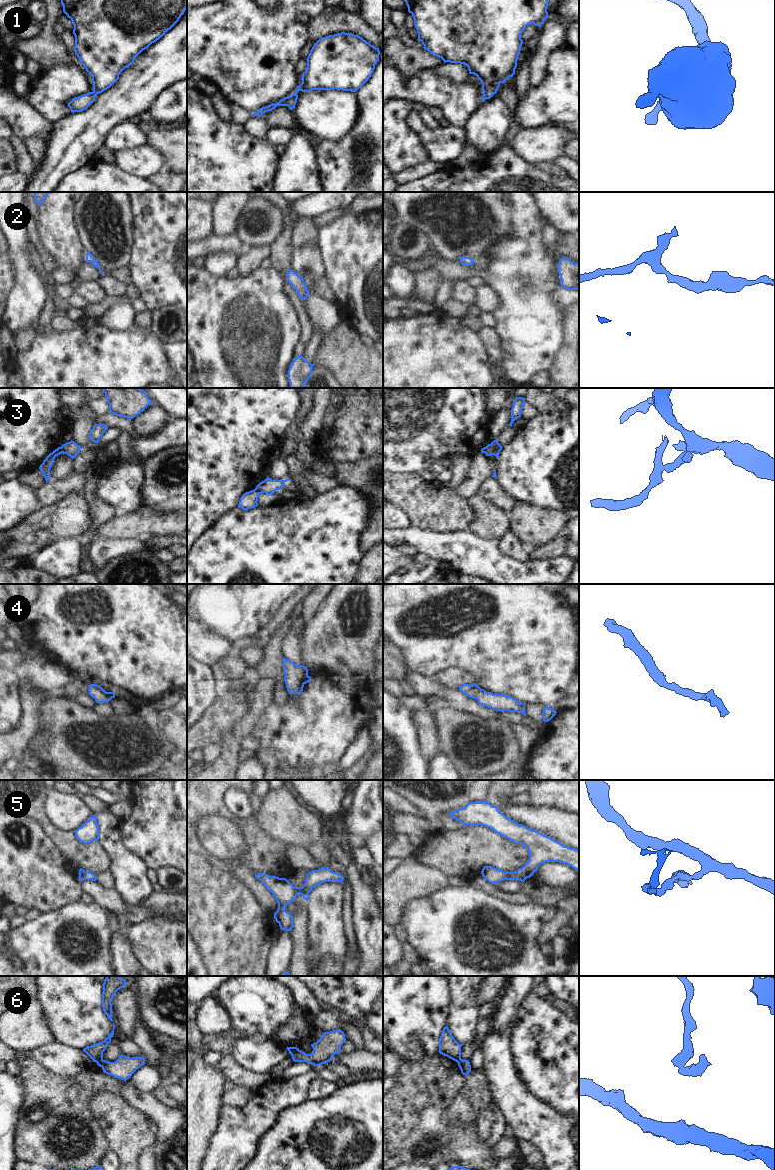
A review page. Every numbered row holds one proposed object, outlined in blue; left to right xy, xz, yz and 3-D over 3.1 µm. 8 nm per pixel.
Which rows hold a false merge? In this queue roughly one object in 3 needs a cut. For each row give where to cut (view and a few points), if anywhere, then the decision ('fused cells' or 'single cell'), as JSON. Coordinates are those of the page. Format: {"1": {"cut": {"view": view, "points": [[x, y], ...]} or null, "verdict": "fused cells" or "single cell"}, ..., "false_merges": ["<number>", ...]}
{"1": {"cut": null, "verdict": "single cell"}, "2": {"cut": null, "verdict": "single cell"}, "3": {"cut": {"view": "xy", "points": [[60, 447], [62, 452]]}, "verdict": "fused cells"}, "4": {"cut": null, "verdict": "single cell"}, "5": {"cut": null, "verdict": "single cell"}, "6": {"cut": {"view": "xy", "points": [[102, 1058], [95, 1061]]}, "verdict": "fused cells"}, "false_merges": ["3", "6"]}

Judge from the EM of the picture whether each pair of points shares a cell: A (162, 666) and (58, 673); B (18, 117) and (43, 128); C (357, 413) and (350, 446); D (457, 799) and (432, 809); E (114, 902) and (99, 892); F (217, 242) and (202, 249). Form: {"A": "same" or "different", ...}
{"A": "different", "B": "same", "C": "same", "D": "same", "E": "same", "F": "same"}

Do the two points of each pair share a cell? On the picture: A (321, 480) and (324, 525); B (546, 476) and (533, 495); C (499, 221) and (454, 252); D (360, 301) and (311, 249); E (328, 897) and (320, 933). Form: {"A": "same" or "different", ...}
{"A": "different", "B": "same", "C": "same", "D": "different", "E": "same"}

